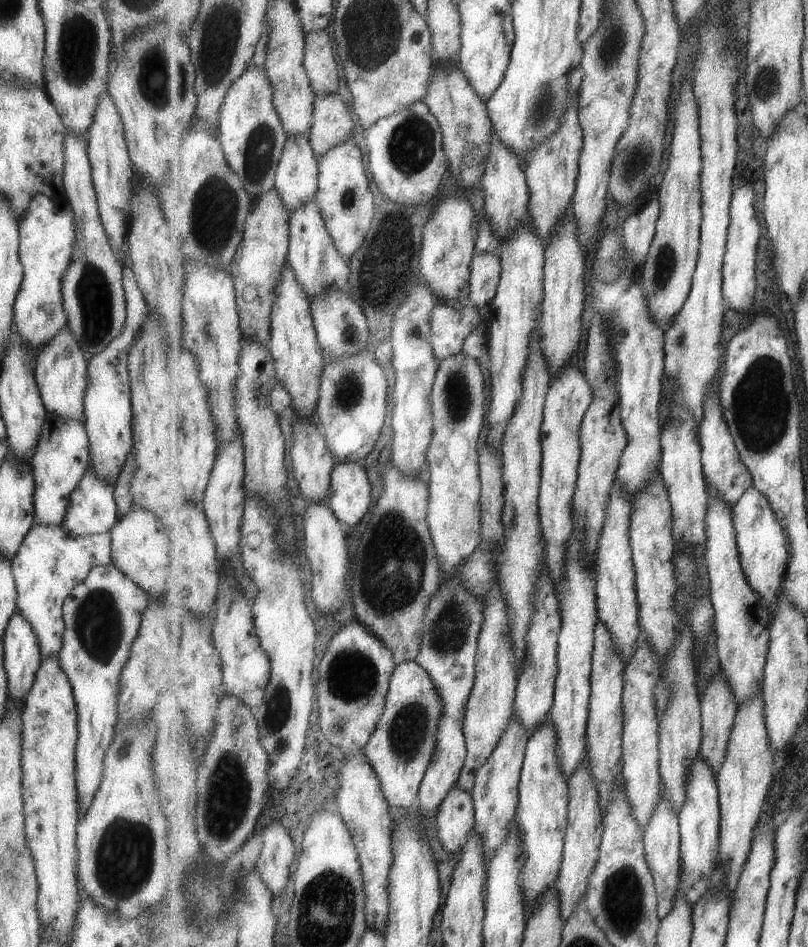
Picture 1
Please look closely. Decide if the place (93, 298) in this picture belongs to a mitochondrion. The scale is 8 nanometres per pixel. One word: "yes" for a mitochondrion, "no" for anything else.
yes

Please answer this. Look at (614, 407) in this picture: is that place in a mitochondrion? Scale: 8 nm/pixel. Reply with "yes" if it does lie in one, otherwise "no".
no

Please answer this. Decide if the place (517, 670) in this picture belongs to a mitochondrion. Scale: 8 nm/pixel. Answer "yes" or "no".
no

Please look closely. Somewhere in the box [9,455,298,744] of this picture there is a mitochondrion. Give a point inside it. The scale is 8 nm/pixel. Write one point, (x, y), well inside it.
(98, 621)

